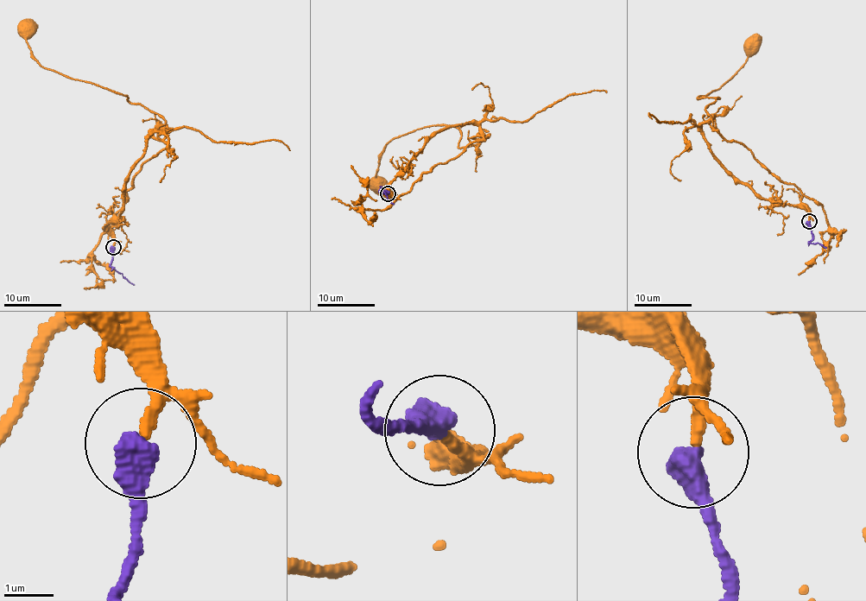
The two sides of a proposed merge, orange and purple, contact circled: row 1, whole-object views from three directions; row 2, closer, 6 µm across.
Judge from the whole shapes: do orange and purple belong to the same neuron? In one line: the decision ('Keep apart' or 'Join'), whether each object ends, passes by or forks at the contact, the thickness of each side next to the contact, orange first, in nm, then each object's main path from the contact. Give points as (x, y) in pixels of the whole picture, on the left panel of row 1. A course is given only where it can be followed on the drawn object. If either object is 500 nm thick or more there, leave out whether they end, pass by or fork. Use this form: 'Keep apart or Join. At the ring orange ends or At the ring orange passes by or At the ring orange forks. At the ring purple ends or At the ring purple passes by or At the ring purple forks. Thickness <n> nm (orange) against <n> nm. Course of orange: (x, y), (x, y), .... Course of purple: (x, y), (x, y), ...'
Join. Thickness 240 nm (orange) against 550 nm. Course of orange: (112, 247), (105, 226), (117, 218), (123, 187), (165, 121), (126, 97), (47, 69), (28, 47), (29, 31). Course of purple: (112, 247), (110, 264), (134, 285)

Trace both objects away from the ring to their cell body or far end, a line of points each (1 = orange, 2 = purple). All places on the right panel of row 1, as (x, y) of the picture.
1: (810, 221), (806, 210), (738, 180), (702, 131), (719, 98), (697, 98), (752, 47)
2: (808, 221), (812, 238), (808, 242), (820, 243), (826, 248)

